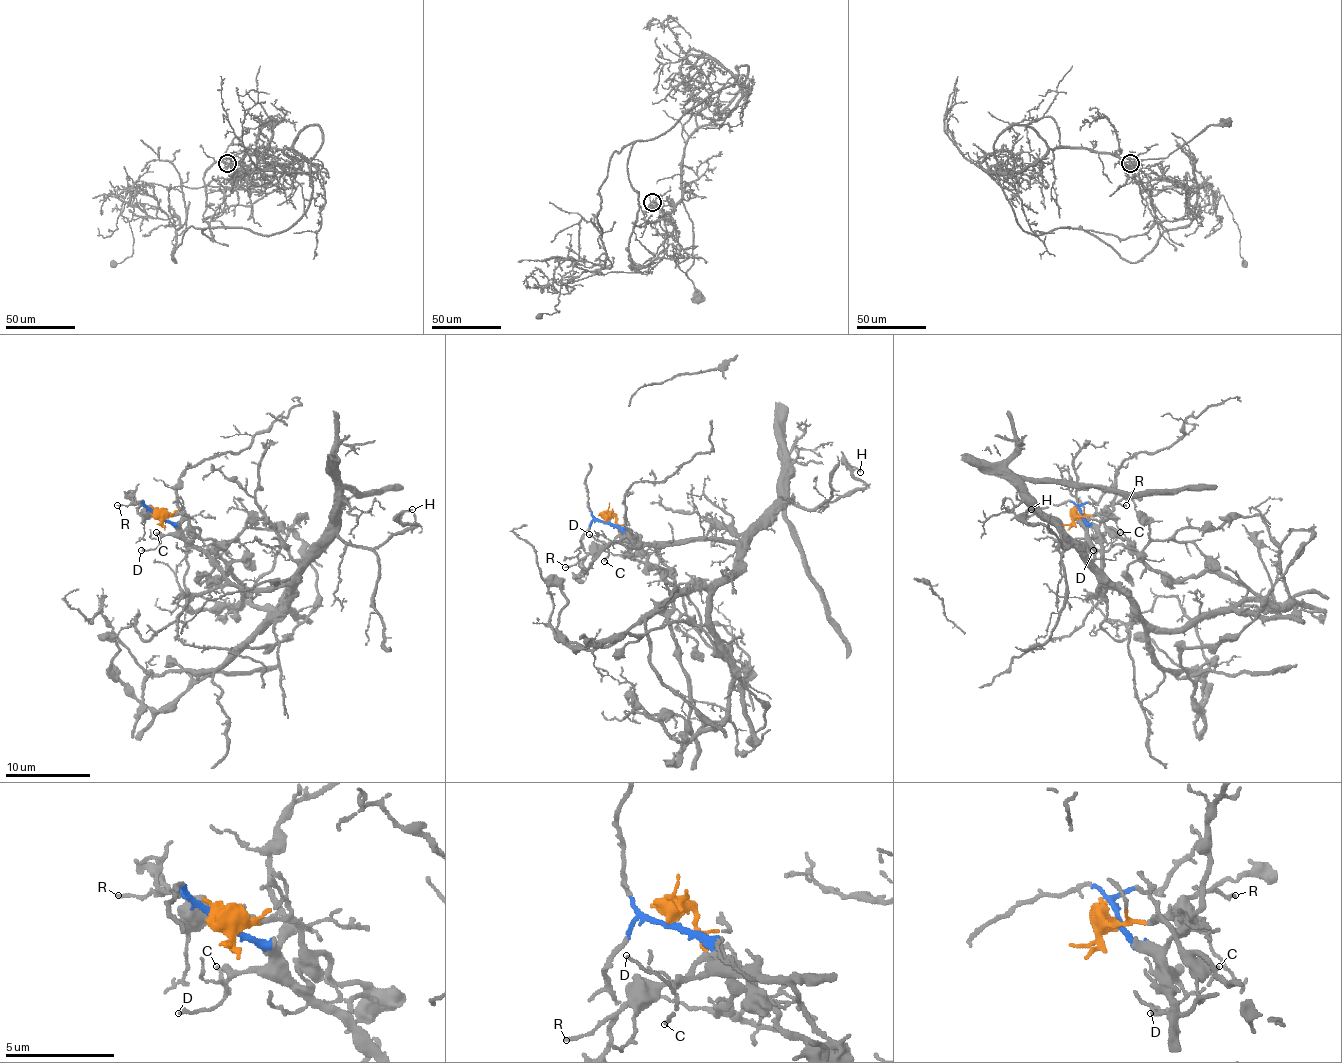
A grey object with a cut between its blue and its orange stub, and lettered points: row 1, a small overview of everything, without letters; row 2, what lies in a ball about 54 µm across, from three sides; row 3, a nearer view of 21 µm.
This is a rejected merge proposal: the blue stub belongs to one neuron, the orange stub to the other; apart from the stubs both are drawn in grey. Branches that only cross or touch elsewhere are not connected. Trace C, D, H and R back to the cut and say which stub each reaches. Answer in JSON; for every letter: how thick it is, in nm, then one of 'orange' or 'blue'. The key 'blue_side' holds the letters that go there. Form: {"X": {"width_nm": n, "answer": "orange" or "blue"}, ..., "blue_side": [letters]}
{"C": {"width_nm": 130, "answer": "blue"}, "D": {"width_nm": 140, "answer": "blue"}, "H": {"width_nm": 130, "answer": "blue"}, "R": {"width_nm": 140, "answer": "orange"}, "blue_side": ["C", "D", "H"]}

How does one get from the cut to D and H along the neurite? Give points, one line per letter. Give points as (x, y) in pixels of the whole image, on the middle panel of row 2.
D: (605, 521), (624, 536), (605, 546), (588, 534)
H: (605, 521), (643, 542), (745, 540), (785, 506), (817, 508), (851, 495), (864, 483), (849, 466), (859, 472)

